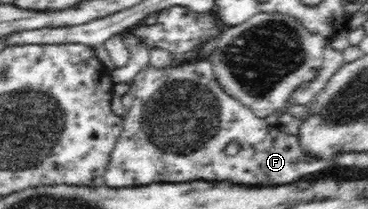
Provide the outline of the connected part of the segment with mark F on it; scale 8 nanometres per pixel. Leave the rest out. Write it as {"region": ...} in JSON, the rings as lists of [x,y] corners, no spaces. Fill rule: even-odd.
{"region":[[[199,58],[192,62],[176,63],[169,68],[153,68],[147,66],[135,76],[133,80],[135,89],[132,106],[129,113],[122,118],[122,131],[119,138],[114,144],[110,154],[110,159],[106,171],[102,174],[107,186],[111,188],[125,188],[127,186],[145,186],[153,182],[189,182],[189,180],[231,180],[235,184],[287,184],[287,182],[297,182],[301,178],[307,178],[311,174],[321,174],[325,172],[323,159],[315,159],[307,151],[301,149],[301,143],[298,142],[297,135],[286,135],[285,132],[279,131],[274,124],[265,123],[258,115],[245,108],[240,101],[229,96],[223,87],[217,82],[213,65],[207,58]]]}

